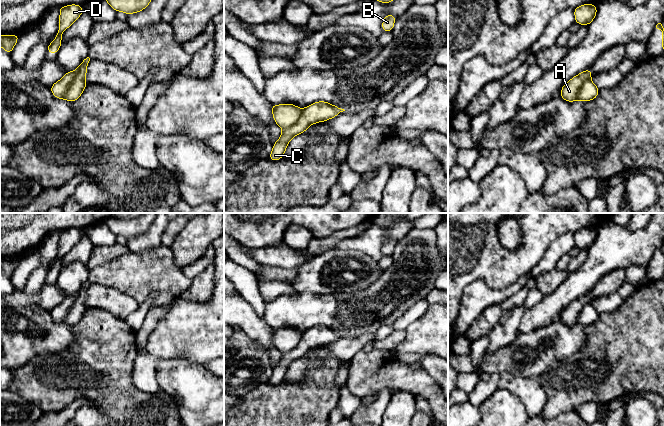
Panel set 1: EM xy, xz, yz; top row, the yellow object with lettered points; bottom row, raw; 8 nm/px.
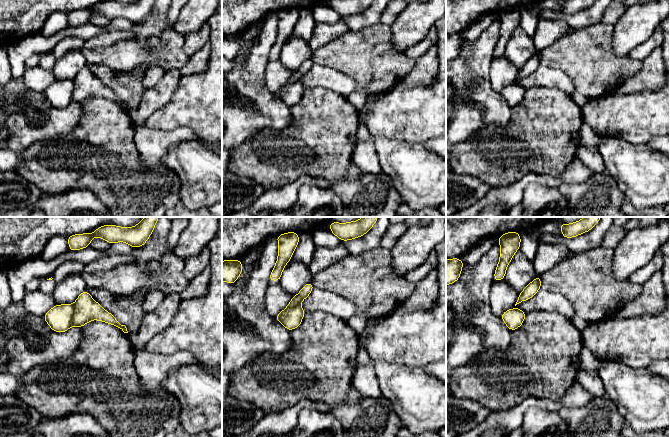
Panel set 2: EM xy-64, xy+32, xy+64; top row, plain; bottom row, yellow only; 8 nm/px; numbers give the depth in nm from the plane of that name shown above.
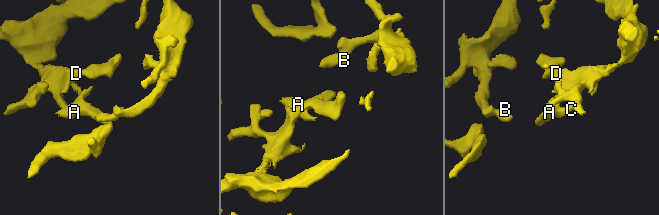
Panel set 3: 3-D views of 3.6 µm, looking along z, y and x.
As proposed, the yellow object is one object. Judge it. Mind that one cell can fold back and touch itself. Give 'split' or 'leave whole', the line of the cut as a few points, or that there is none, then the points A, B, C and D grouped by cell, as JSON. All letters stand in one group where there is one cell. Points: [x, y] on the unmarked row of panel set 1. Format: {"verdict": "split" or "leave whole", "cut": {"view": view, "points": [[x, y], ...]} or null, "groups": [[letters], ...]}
{"verdict": "split", "cut": {"view": "xy", "points": [[85, 288], [79, 291], [63, 322]]}, "groups": [["A"], ["B", "C", "D"]]}

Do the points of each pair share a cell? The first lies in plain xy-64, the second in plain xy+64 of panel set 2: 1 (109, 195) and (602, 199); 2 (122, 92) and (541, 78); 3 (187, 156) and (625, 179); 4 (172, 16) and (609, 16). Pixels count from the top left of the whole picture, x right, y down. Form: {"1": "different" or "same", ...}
{"1": "same", "2": "same", "3": "same", "4": "same"}

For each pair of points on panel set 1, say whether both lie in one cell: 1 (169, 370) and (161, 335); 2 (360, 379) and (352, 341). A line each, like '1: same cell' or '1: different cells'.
1: different cells
2: different cells

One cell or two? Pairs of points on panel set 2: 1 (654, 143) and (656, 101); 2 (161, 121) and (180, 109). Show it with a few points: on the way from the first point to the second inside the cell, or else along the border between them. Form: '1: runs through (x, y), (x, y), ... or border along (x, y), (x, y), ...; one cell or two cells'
1: border along (659, 135), (653, 136), (647, 143); two cells
2: runs through (166, 119), (175, 114); one cell

